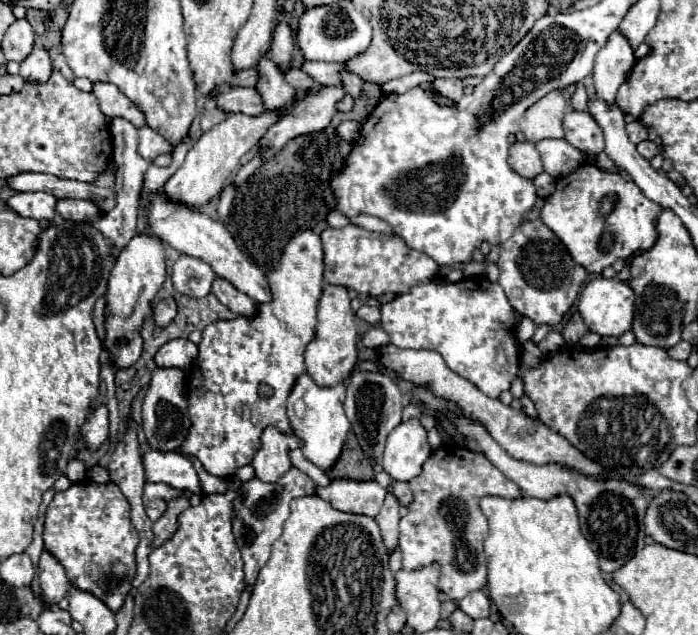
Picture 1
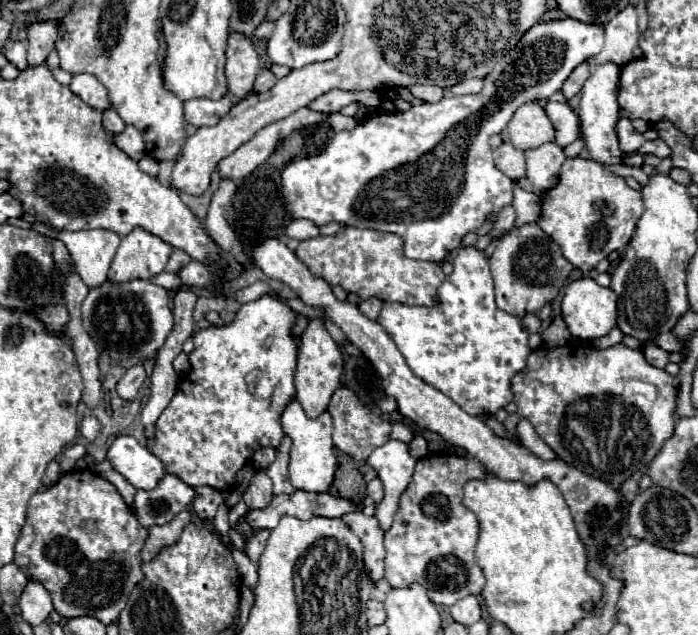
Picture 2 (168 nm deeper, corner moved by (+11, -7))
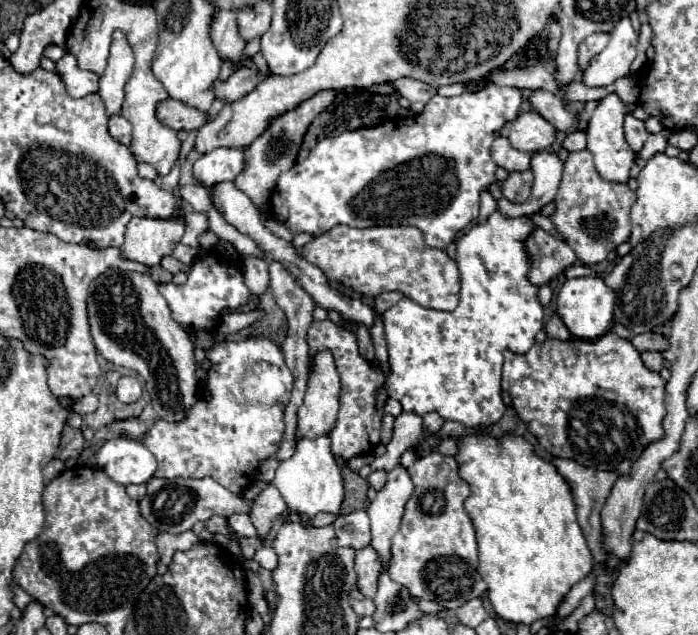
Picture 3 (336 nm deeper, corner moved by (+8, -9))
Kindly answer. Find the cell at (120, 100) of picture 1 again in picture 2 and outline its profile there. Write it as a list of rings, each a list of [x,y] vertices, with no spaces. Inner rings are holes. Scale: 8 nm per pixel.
[[[74,74],[70,82],[70,90],[96,110],[104,112],[104,108],[110,106],[108,90],[92,74]]]

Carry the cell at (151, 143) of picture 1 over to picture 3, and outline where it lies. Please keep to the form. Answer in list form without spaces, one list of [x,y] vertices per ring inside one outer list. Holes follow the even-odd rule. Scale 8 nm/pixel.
[[[113,116],[113,118],[109,118],[109,134],[117,142],[129,146],[131,144],[131,138],[133,138],[133,126],[123,116]]]

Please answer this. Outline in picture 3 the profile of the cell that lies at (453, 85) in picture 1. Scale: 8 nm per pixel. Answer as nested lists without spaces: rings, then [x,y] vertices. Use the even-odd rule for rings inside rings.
[[[401,78],[393,86],[401,96],[405,96],[411,102],[413,112],[421,112],[423,106],[437,94],[435,88],[419,82],[419,80],[409,80],[409,78]]]

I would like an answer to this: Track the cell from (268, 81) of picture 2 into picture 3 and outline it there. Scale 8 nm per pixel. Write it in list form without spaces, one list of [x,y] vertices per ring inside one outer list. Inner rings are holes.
[[[239,68],[237,72],[231,74],[231,78],[227,82],[217,80],[215,86],[213,86],[213,92],[215,92],[217,98],[221,98],[225,102],[233,102],[233,100],[239,100],[239,98],[247,96],[263,80],[265,80],[265,76],[261,72],[257,72],[257,70]]]

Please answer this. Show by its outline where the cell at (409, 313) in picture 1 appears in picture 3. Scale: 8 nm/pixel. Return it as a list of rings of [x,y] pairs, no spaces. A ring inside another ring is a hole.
[[[495,212],[485,224],[473,224],[471,230],[457,240],[455,260],[461,272],[461,292],[459,304],[453,312],[429,310],[409,298],[401,298],[395,306],[381,314],[391,366],[385,386],[387,394],[401,402],[403,410],[419,416],[435,410],[445,420],[455,420],[463,426],[487,426],[501,420],[505,414],[501,390],[501,370],[505,362],[503,350],[525,354],[535,344],[537,332],[543,328],[543,308],[537,300],[537,286],[527,280],[529,262],[523,250],[523,242],[533,228],[535,224],[529,216],[505,218]]]

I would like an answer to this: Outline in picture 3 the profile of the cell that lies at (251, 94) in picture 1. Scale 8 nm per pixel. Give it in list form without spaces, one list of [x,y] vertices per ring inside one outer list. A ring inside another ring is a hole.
[[[165,100],[157,106],[157,118],[175,130],[199,130],[209,122],[207,112],[179,100]]]

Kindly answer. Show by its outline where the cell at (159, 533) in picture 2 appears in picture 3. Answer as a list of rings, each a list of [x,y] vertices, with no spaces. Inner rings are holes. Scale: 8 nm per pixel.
[[[193,530],[181,532],[181,534],[167,534],[167,532],[159,532],[157,534],[157,550],[159,550],[159,562],[157,562],[157,572],[163,574],[171,562],[173,552],[177,550],[187,550],[193,544],[197,544],[197,534]]]

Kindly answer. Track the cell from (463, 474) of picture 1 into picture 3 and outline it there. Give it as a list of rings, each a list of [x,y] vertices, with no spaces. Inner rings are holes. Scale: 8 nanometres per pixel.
[[[439,452],[419,458],[409,468],[409,476],[415,490],[405,506],[401,526],[393,536],[387,574],[413,596],[455,610],[487,590],[487,584],[477,572],[475,526],[463,508],[471,490],[459,476],[457,460]]]

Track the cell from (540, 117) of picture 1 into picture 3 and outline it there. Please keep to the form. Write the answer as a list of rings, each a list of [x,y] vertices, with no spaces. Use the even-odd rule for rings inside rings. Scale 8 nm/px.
[[[535,110],[523,112],[513,122],[509,142],[521,152],[539,152],[555,142],[555,128]]]

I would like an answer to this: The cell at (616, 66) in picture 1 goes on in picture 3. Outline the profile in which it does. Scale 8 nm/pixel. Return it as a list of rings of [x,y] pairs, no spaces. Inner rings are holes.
[[[613,92],[605,98],[599,100],[597,108],[593,110],[593,116],[589,120],[587,128],[587,150],[595,158],[595,168],[597,172],[609,180],[609,182],[627,182],[629,180],[629,170],[631,164],[635,162],[635,152],[629,148],[625,136],[623,136],[623,120],[625,120],[627,108],[621,102],[621,98]]]

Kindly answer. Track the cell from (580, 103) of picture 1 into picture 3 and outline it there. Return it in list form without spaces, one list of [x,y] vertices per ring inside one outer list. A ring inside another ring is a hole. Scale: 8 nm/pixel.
[[[591,34],[589,38],[585,38],[581,44],[579,44],[579,58],[577,58],[577,64],[579,64],[579,72],[575,76],[573,82],[581,82],[583,80],[583,74],[585,74],[585,68],[589,66],[591,58],[595,54],[599,54],[605,46],[607,46],[607,40],[609,40],[609,34]]]

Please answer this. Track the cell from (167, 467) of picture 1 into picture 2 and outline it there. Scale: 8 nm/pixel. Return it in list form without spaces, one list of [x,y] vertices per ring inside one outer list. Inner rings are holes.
[[[116,436],[106,458],[116,472],[142,490],[156,488],[158,480],[164,476],[164,466],[160,460],[132,436]]]

